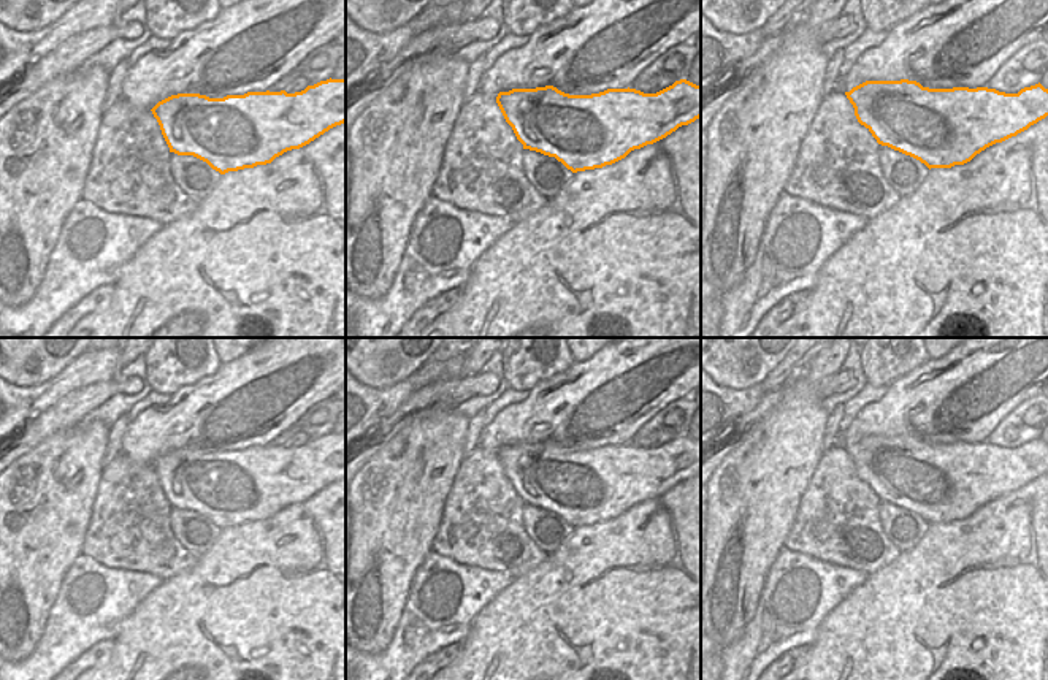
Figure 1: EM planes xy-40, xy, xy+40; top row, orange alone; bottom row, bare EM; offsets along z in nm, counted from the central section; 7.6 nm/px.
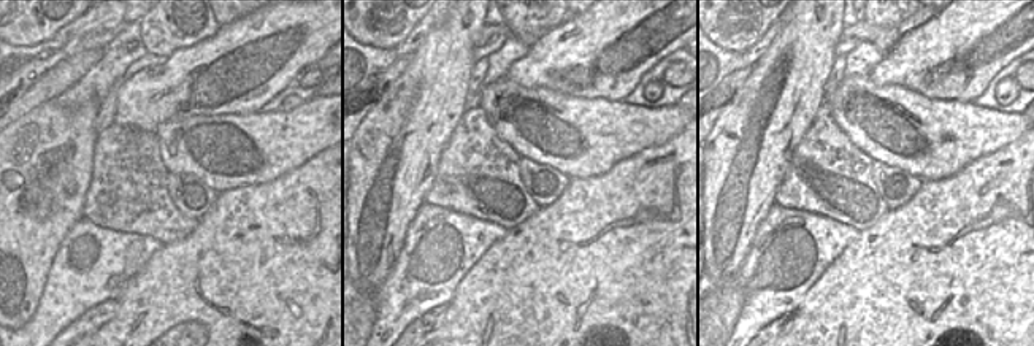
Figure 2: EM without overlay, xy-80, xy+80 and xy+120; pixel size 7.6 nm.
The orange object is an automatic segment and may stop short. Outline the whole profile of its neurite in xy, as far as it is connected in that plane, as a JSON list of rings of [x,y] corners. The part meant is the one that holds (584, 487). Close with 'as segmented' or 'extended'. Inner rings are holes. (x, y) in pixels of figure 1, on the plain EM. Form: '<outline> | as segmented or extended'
[[[687,434],[656,447],[607,444],[591,450],[569,450],[553,441],[499,447],[496,458],[523,504],[555,512],[572,528],[602,523],[631,506],[653,499],[701,472],[701,441]]] | as segmented

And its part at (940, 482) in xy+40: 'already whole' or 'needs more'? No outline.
already whole

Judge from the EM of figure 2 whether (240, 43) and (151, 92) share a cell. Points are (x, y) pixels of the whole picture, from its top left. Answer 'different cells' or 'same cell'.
same cell

